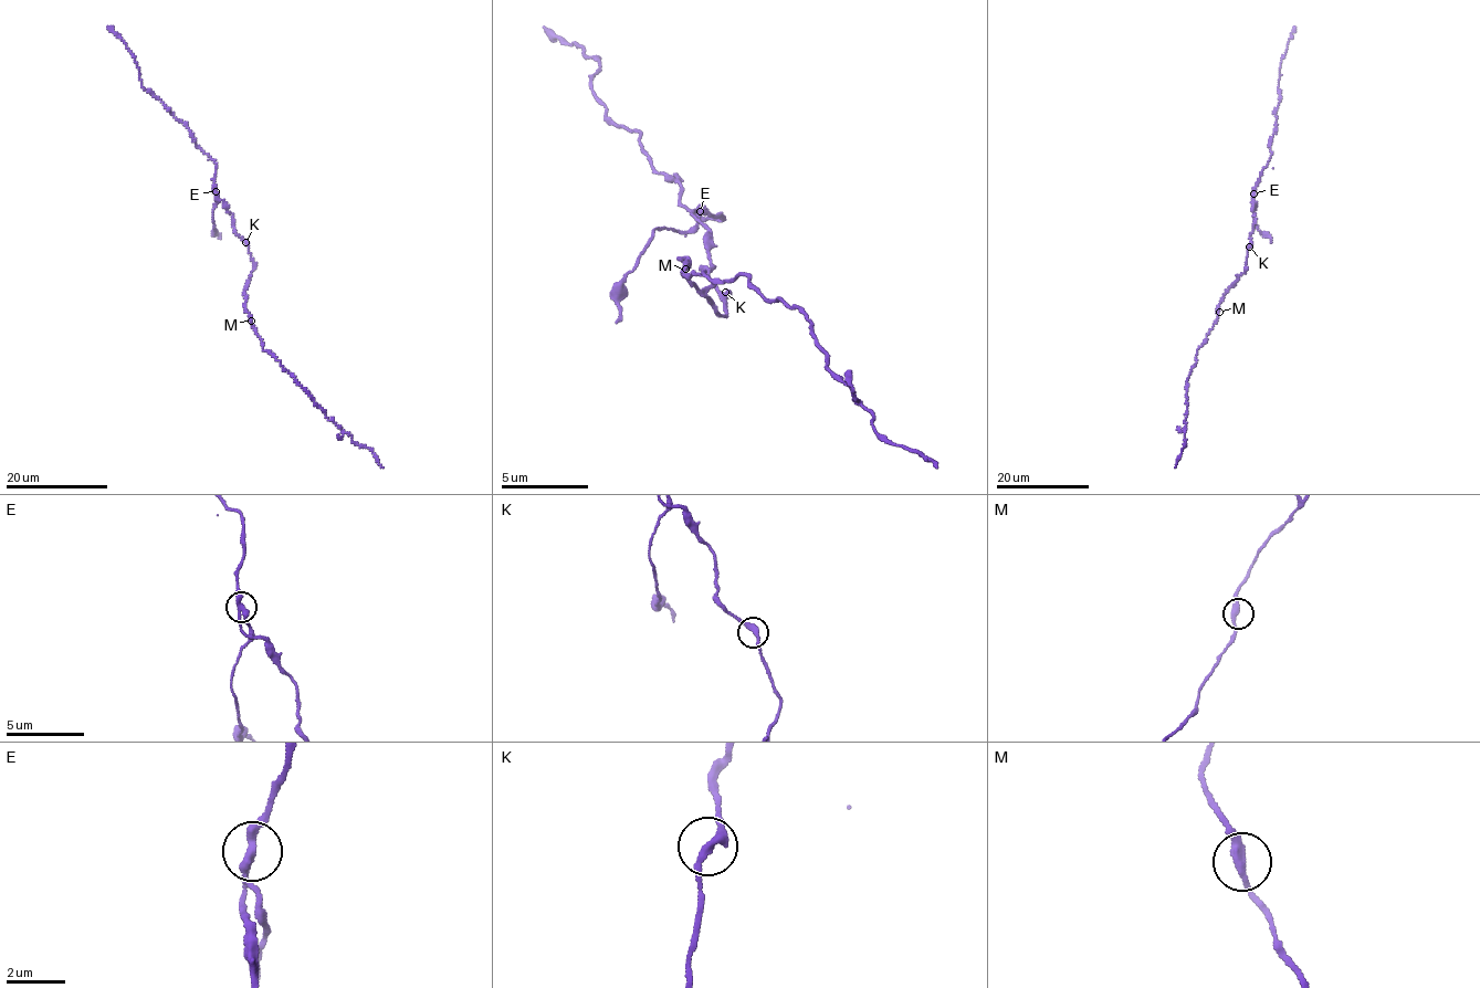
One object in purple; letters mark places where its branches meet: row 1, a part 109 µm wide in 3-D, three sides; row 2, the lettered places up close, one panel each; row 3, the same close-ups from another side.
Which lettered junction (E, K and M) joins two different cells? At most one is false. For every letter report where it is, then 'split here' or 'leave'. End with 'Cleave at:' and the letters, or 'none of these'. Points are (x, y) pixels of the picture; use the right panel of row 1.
E: (1253, 193) | split here
K: (1249, 246) | leave
M: (1219, 312) | leave
Cleave at: E

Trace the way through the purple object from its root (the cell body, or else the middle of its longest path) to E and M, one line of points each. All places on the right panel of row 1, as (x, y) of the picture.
E: (1248, 254), (1256, 220), (1253, 192)
M: (1248, 254), (1246, 271), (1224, 295), (1219, 312)

